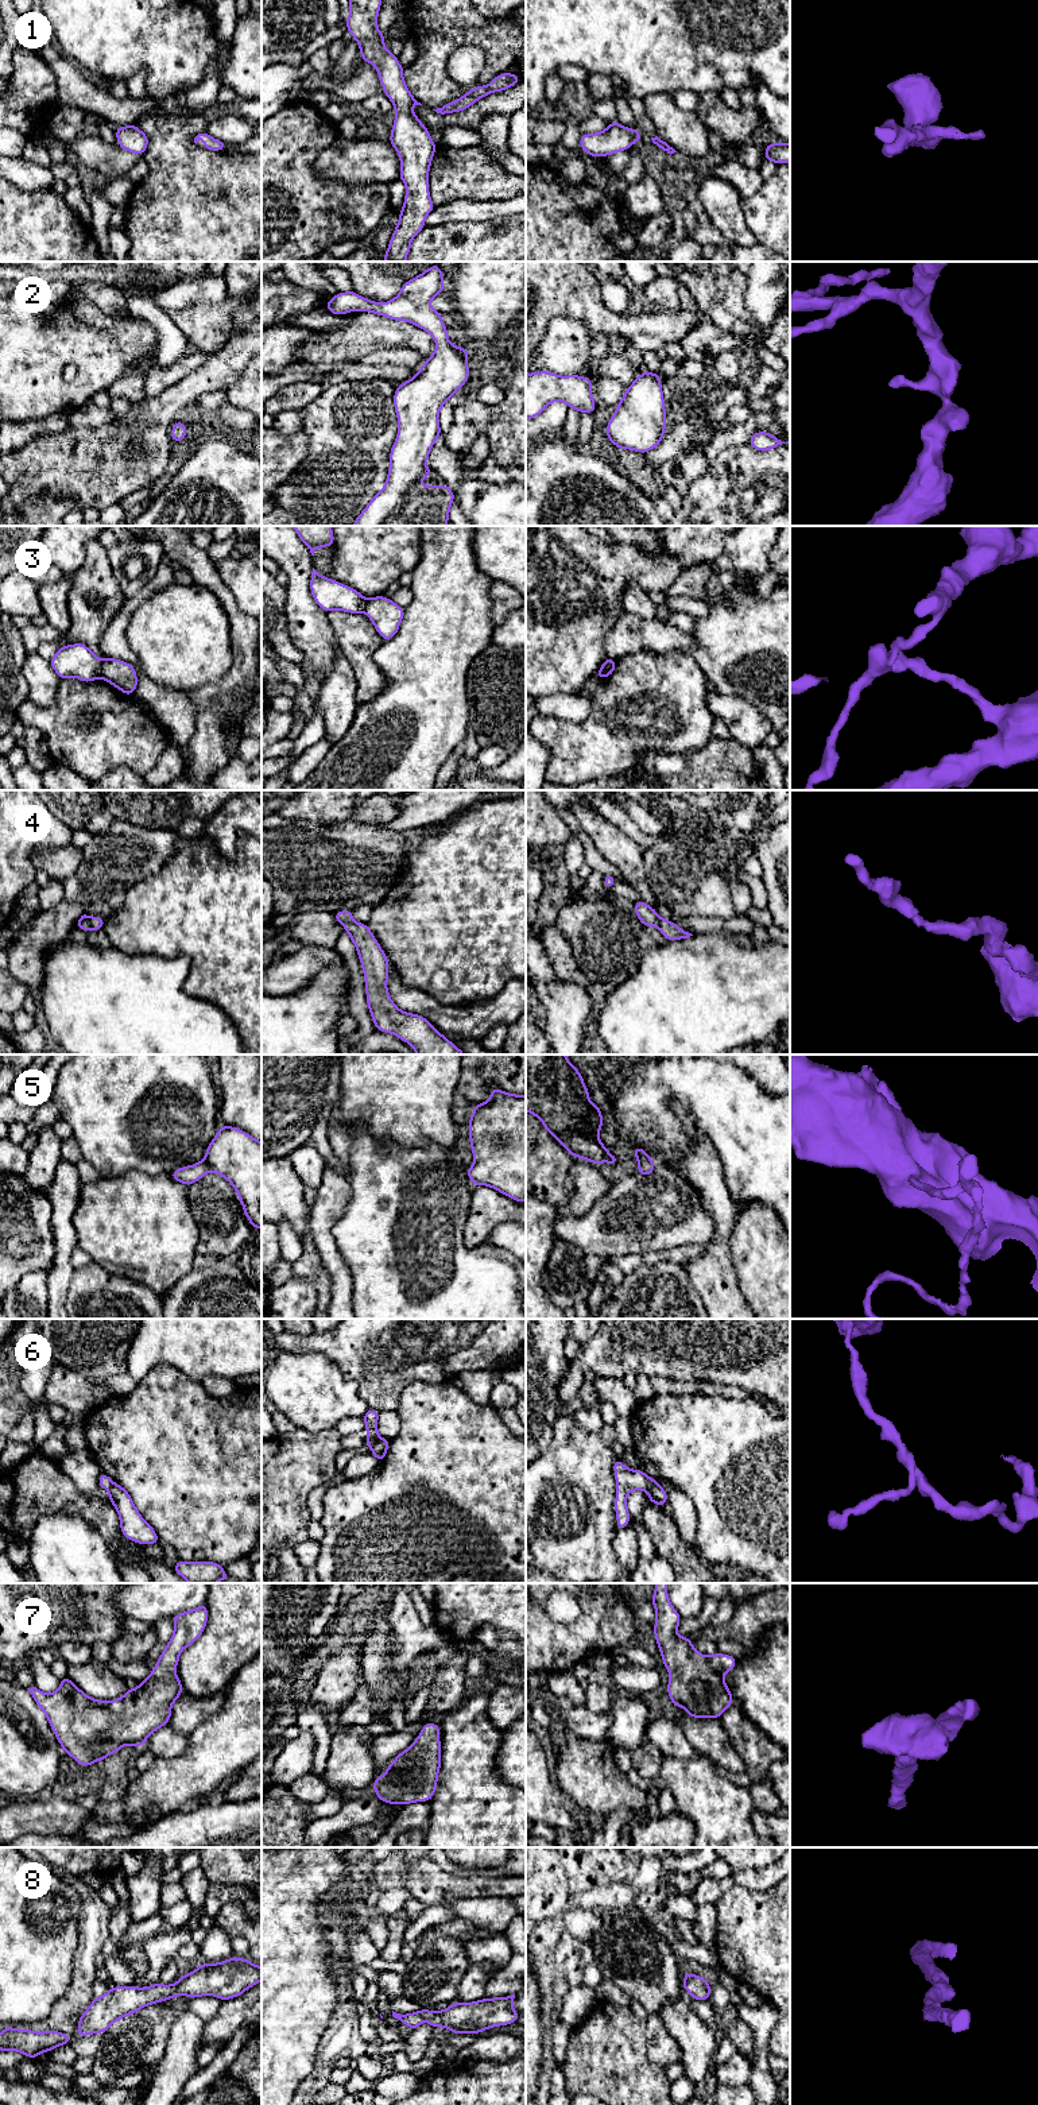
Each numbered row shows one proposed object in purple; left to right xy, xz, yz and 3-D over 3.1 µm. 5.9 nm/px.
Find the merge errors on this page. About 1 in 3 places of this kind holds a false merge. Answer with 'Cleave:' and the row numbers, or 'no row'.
Cleave: 3, 6

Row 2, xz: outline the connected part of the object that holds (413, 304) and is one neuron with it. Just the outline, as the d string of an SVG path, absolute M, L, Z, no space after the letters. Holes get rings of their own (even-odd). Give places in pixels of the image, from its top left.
M438 264L429 267L418 276L407 280L400 293L388 302L373 302L359 295L355 291L337 293L328 301L328 312L342 316L349 312L371 312L377 316L391 318L394 321L407 321L415 326L426 330L435 341L437 348L434 353L426 359L421 369L413 379L403 382L396 387L394 394L394 406L399 423L399 430L395 438L395 444L390 452L390 469L386 484L380 492L367 504L363 512L356 518L352 526L446 526L449 522L450 506L454 502L454 492L449 485L419 485L418 483L431 475L431 468L425 465L430 456L430 450L434 442L441 436L441 426L438 422L438 414L441 407L462 387L469 379L468 356L469 352L465 348L453 345L448 338L448 328L442 324L442 314L435 312L430 302L431 299L445 290L444 274Z

